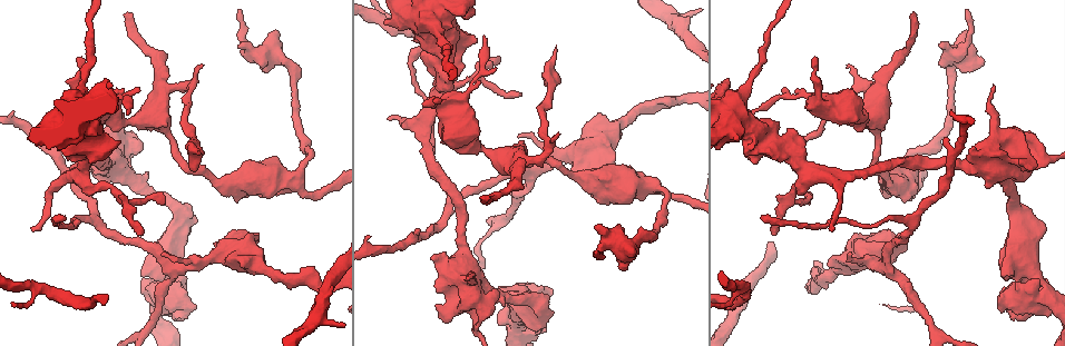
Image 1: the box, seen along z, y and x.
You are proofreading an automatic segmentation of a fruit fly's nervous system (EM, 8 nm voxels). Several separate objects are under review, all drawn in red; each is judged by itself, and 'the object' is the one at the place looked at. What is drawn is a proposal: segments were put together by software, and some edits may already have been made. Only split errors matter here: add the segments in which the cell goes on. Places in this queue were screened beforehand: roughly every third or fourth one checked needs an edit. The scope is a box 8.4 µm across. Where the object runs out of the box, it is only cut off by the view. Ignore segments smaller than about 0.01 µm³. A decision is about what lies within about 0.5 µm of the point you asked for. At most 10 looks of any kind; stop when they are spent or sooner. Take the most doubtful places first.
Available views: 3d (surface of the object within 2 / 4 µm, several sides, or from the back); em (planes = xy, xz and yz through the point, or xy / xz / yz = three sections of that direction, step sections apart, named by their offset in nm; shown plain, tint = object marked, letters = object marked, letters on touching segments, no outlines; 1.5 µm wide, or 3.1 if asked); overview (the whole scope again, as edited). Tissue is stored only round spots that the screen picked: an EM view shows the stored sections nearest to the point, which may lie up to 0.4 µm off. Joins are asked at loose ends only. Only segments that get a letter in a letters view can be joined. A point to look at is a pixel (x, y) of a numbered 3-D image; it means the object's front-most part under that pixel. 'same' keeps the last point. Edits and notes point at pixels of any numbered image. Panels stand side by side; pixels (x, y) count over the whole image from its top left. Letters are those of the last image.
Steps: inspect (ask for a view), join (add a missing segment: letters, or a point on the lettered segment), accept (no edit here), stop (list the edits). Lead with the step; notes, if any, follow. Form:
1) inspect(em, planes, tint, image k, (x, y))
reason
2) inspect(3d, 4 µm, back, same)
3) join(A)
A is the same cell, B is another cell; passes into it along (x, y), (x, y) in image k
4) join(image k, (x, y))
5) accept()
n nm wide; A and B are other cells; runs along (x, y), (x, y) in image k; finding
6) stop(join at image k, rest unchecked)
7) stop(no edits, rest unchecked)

inspect(em, planes, letters, image 1, (124, 13))

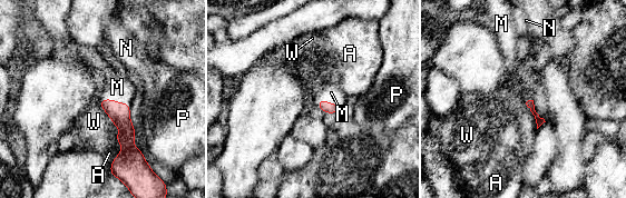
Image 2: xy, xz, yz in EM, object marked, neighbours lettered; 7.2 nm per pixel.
join(M)
M is the same cell, A, N, P and W are other cells; passes into it along (326, 107), (329, 102), (331, 92) in image 2; the cell continues

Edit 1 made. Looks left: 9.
inspect(em, planes, letters, image 1, (830, 230))
branch stops here

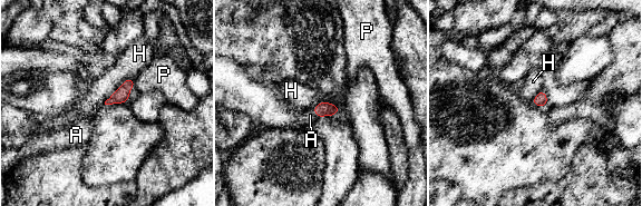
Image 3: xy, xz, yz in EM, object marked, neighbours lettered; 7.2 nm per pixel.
join(A)
A is the same cell, H and P are other cells; passes into it along (322, 109), (314, 113), (310, 115) in image 3; it goes on there

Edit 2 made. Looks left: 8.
inspect(overview)

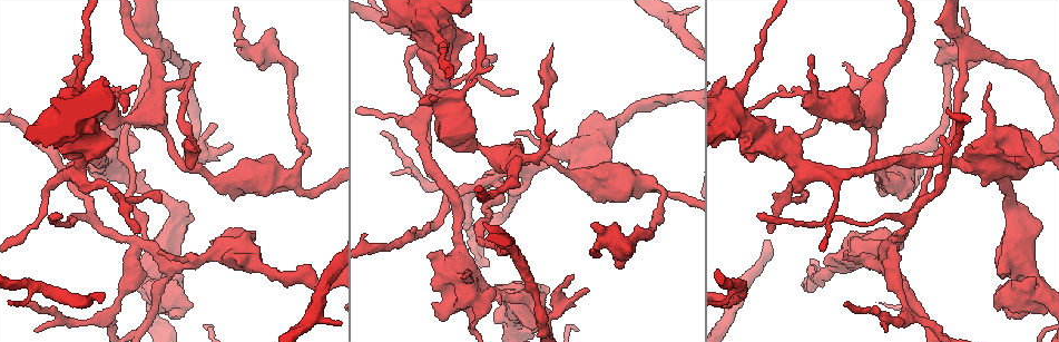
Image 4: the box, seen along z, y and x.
inspect(em, yz, step 8, letters, image 4, (60, 218))
long arm stops here

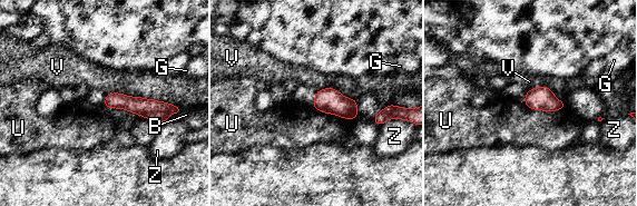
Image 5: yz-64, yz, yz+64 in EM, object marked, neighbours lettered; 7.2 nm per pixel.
inspect(em, planes, letters, same)
cut it another way

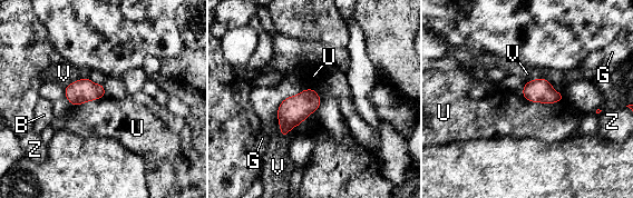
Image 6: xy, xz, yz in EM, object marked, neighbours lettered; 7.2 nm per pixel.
accept()
170 nm wide; B, G, U, V and Z are other cells; border along (522, 96), (543, 102), (564, 98) in image 6; none of them fits

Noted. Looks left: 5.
inspect(3d, 4 µm, image 4, (192, 167))
free end

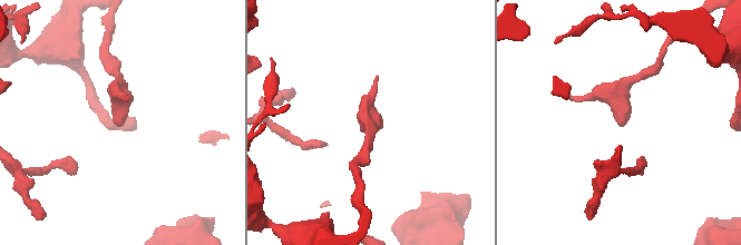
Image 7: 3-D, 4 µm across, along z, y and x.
inspect(em, yz, step 8, letters, image 7, (375, 119))
need the tissue

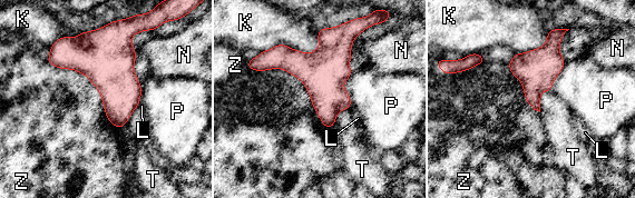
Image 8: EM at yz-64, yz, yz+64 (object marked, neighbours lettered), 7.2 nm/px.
accept()
Z touches over 750 nm; K, L, N, P, T and Z are other cells; no lettered segment goes on from it

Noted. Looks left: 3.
stop(join at image 2, join at image 3, rest unchecked)

